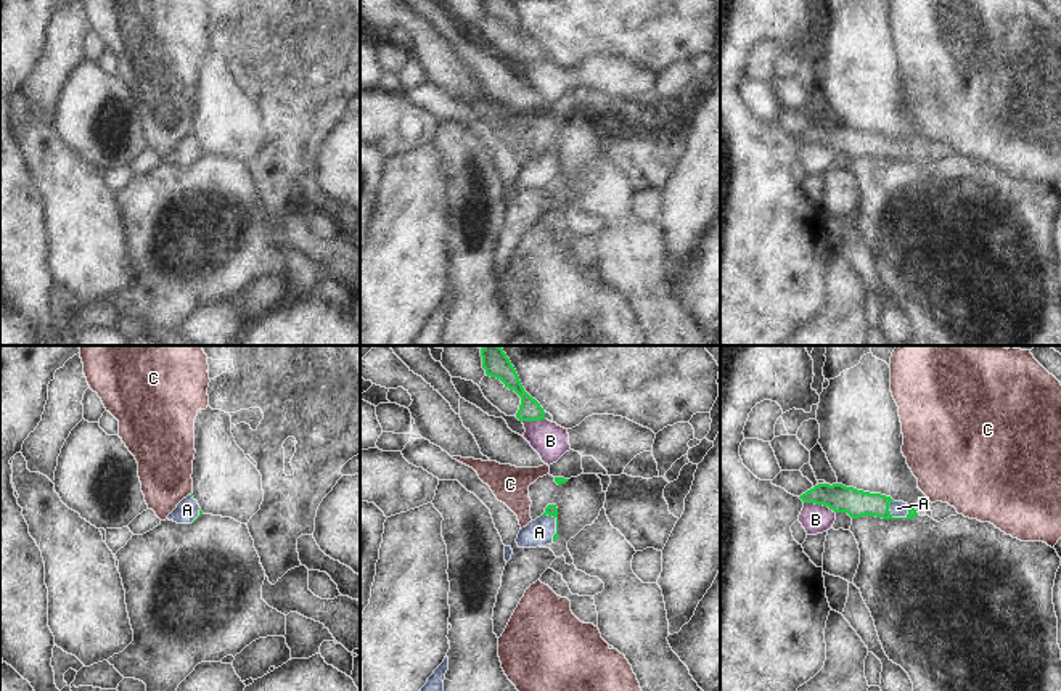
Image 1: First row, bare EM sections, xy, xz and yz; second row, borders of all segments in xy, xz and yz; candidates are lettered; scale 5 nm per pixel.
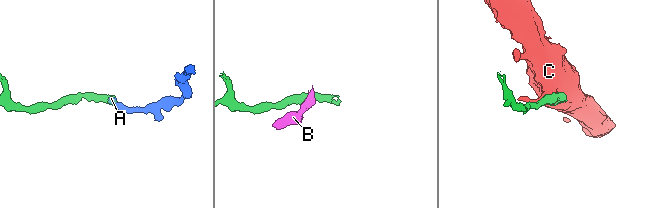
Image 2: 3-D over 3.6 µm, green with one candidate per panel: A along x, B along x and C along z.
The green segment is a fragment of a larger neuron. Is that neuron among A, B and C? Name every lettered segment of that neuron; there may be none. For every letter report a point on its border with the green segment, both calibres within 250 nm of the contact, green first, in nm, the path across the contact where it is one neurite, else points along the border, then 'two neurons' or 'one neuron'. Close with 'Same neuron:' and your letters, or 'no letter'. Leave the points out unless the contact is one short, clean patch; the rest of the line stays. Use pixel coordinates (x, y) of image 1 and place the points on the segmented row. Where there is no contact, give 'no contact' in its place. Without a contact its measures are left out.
A: yz (894, 518) | 140/80 nm | across yz (857, 503), (880, 505), (894, 518), (897, 508) | one neuron
B: yz (820, 503) | 140/140 nm | along yz (804, 502), (827, 505), (835, 513) | two neurons
C: xy (188, 495) | 20/300 nm | along xy (192, 492), (187, 495) | two neurons
Same neuron: A

